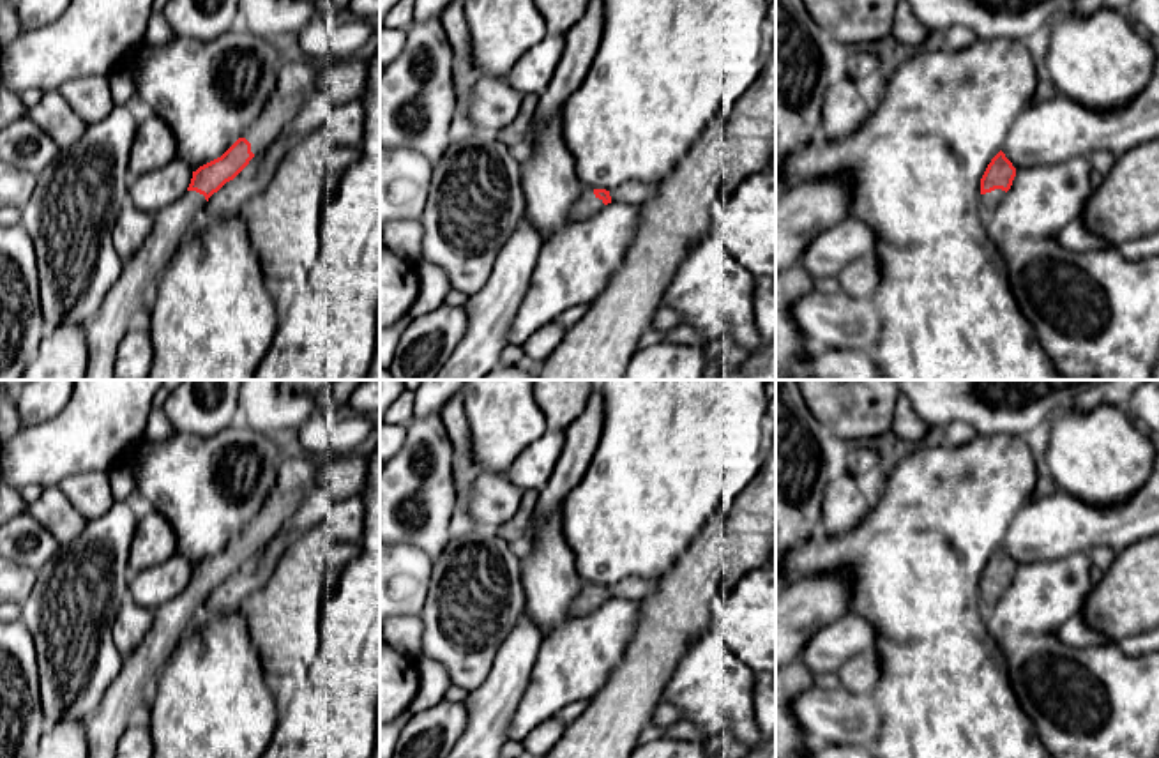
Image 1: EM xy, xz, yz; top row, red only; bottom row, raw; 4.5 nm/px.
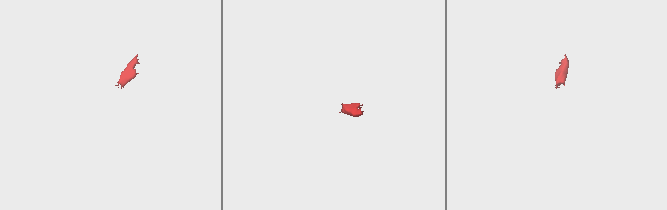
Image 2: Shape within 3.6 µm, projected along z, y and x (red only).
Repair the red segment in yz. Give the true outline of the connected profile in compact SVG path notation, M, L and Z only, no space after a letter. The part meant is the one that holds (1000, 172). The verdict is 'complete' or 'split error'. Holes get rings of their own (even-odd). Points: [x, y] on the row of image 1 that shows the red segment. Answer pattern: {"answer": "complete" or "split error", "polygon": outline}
{"answer": "split error", "polygon": "M1000 150L988 164L981 178L982 216L984 219L996 212L1005 193L1011 189L1016 168Z"}

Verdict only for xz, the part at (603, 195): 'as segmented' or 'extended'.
extended

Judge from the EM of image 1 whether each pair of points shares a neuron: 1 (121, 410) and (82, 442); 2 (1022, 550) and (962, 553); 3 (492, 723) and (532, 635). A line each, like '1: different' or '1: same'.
1: same
2: different
3: same

